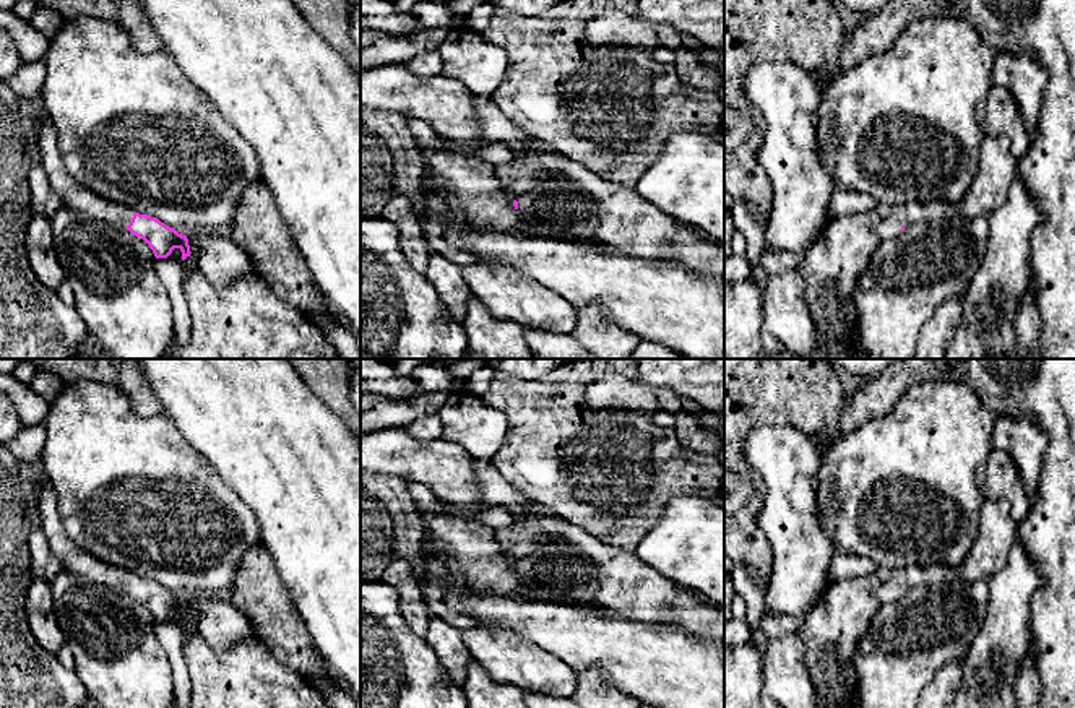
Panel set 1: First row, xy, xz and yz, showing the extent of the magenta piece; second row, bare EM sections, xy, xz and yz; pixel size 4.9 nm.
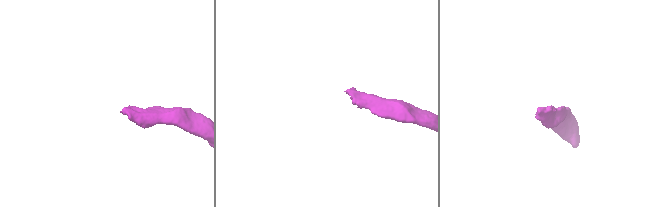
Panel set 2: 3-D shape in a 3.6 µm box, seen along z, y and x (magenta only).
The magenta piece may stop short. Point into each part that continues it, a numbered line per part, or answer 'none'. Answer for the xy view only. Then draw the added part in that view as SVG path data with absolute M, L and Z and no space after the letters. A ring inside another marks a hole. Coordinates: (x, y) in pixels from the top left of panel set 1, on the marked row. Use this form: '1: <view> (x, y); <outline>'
1: xy (75, 197); M44 122L37 128L37 145L41 166L47 174L49 183L67 208L96 221L106 221L120 227L128 227L135 214L132 208L97 196L91 190L81 187L70 175L60 158L57 132L50 122Z

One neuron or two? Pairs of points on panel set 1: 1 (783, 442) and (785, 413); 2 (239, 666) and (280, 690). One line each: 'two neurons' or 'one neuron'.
1: two neurons
2: one neuron

